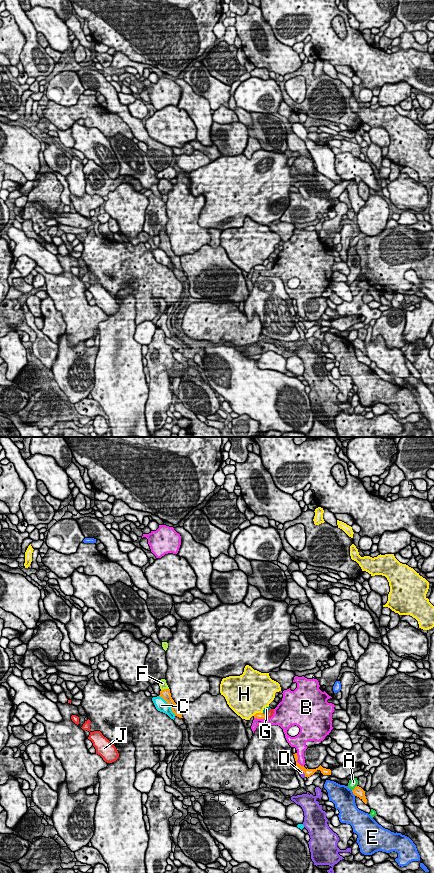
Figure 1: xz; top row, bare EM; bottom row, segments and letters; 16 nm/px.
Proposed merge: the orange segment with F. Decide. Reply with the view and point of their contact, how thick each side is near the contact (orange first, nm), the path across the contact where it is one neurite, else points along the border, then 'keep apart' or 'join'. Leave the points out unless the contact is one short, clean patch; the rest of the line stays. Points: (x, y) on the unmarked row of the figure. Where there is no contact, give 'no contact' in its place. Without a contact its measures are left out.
contact xz (164, 241); calibres 160 and 130 nm; way xz (165, 246), (164, 241), (163, 237); join

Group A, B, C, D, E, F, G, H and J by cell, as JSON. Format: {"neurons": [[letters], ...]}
{"neurons": [["A"], ["B"], ["C"], ["D"], ["E"], ["F"], ["G"], ["H"], ["J"]]}

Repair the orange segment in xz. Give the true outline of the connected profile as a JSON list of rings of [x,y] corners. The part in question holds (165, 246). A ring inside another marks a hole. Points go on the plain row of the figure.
[[[161,231],[159,233],[159,238],[160,238],[160,249],[162,249],[171,259],[172,264],[175,266],[175,268],[179,269],[179,270],[183,270],[182,266],[181,266],[181,261],[180,261],[180,257],[176,256],[174,254],[174,252],[171,249],[171,245],[170,245],[170,241],[166,235],[165,231]]]

